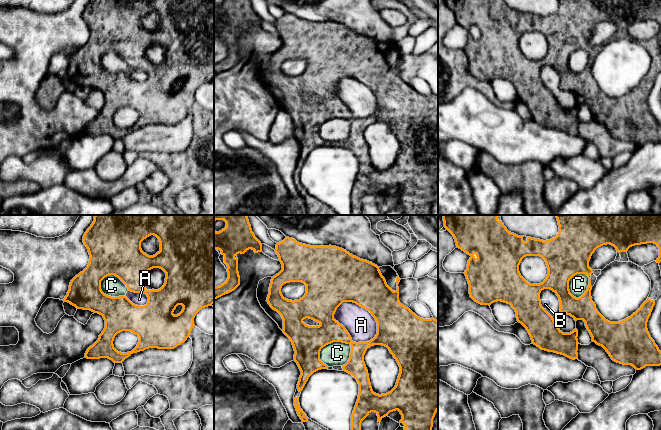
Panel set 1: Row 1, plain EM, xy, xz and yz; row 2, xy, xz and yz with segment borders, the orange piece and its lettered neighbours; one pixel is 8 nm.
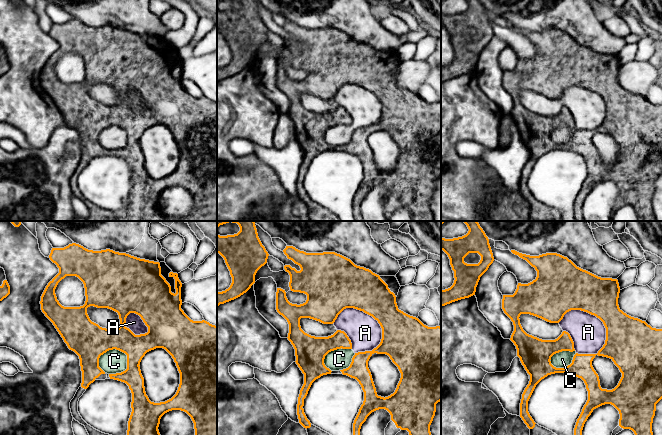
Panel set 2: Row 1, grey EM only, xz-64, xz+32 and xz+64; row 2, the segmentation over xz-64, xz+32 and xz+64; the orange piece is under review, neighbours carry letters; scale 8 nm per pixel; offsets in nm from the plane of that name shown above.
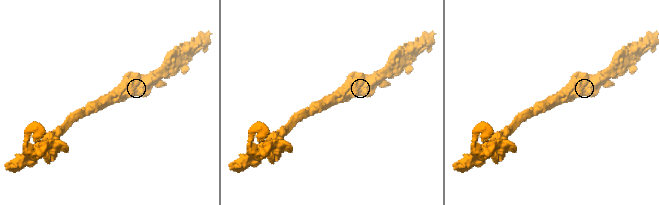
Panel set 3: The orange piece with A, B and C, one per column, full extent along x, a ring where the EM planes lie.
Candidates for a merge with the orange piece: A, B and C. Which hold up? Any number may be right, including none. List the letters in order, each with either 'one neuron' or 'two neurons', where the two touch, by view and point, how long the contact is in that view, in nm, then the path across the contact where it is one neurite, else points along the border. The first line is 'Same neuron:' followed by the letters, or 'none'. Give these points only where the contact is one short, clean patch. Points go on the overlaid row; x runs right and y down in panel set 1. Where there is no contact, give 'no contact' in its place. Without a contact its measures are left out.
Same neuron: none
A: two neurons; meets orange in xz at (370, 312); contact 400 nm long
B: two neurons; meets orange in yz at (541, 305); contact 90 nm long; border along yz (540, 300), (540, 304), (544, 309)
C: two neurons; meets orange in xz at (331, 342); contact 280 nm long; border along xz (351, 345), (345, 342), (328, 343), (321, 349), (319, 359)

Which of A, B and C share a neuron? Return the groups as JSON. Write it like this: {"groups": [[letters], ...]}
{"groups": [["A", "B", "C"]]}

